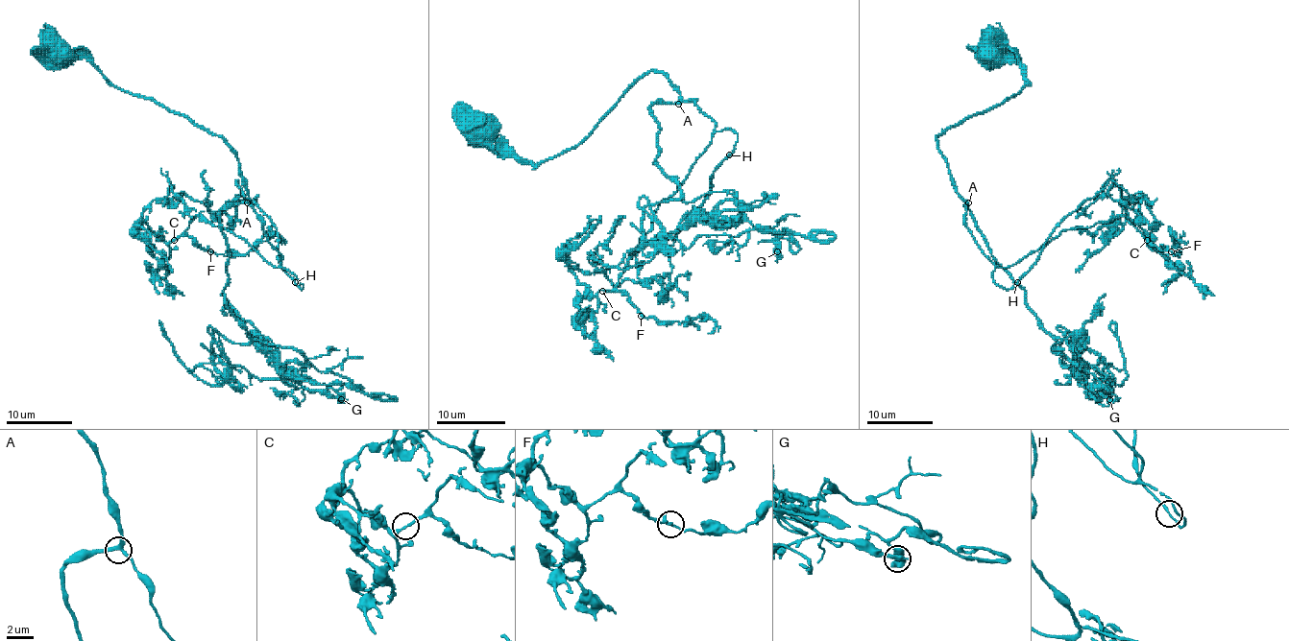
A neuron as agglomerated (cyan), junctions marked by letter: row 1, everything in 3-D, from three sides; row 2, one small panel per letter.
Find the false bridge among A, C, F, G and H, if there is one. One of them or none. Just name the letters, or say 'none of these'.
none of these

